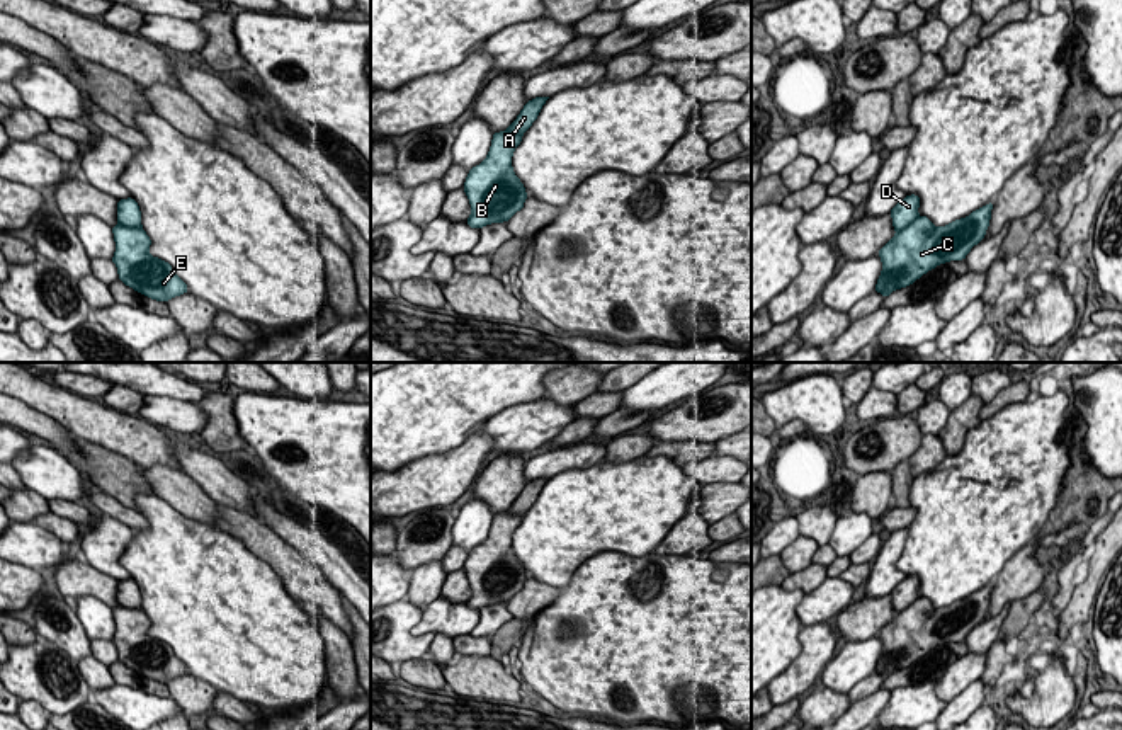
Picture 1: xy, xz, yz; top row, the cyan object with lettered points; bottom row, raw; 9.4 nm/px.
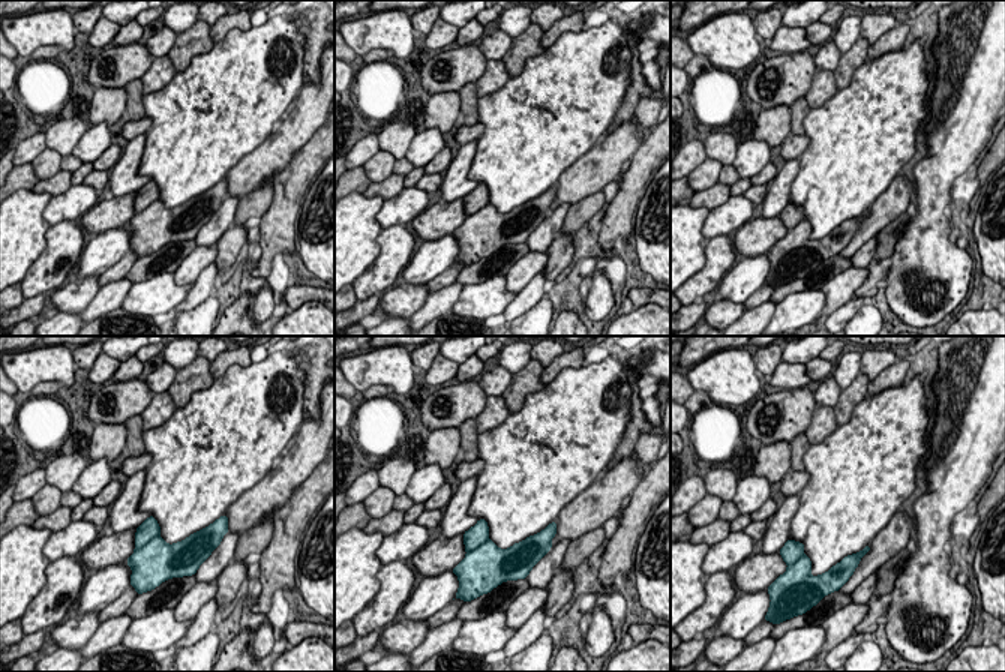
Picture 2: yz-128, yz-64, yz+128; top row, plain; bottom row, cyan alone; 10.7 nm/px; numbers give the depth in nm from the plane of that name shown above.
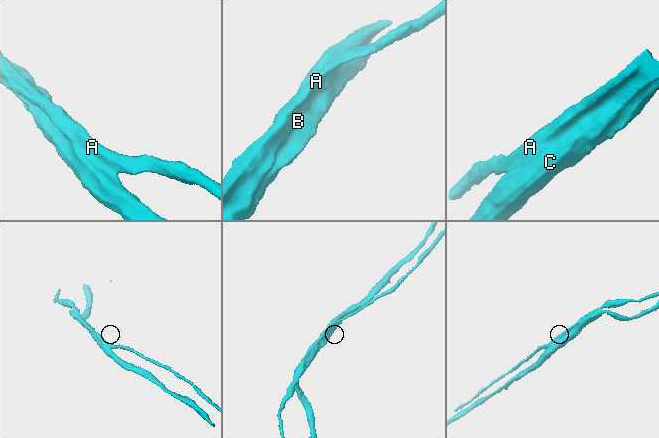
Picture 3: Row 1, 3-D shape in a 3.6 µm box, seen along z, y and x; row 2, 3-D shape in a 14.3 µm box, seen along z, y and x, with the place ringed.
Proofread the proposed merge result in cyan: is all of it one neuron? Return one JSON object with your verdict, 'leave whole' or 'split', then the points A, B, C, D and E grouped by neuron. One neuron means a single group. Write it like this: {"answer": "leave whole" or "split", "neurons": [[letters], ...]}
{"answer": "leave whole", "neurons": [["A", "B", "C", "D", "E"]]}

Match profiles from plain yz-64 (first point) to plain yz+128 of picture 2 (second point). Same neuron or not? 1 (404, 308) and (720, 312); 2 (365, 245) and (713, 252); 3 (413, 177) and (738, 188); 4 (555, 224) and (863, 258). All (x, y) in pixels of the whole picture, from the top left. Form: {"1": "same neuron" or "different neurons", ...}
{"1": "same neuron", "2": "different neurons", "3": "same neuron", "4": "same neuron"}

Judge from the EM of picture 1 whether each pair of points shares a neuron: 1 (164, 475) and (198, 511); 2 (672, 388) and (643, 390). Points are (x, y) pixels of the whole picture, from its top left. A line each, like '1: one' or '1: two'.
1: one
2: one

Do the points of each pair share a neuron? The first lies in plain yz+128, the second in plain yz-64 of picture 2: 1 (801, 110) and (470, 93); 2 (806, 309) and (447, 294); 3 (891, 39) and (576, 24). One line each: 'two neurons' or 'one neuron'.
1: one neuron
2: two neurons
3: one neuron

